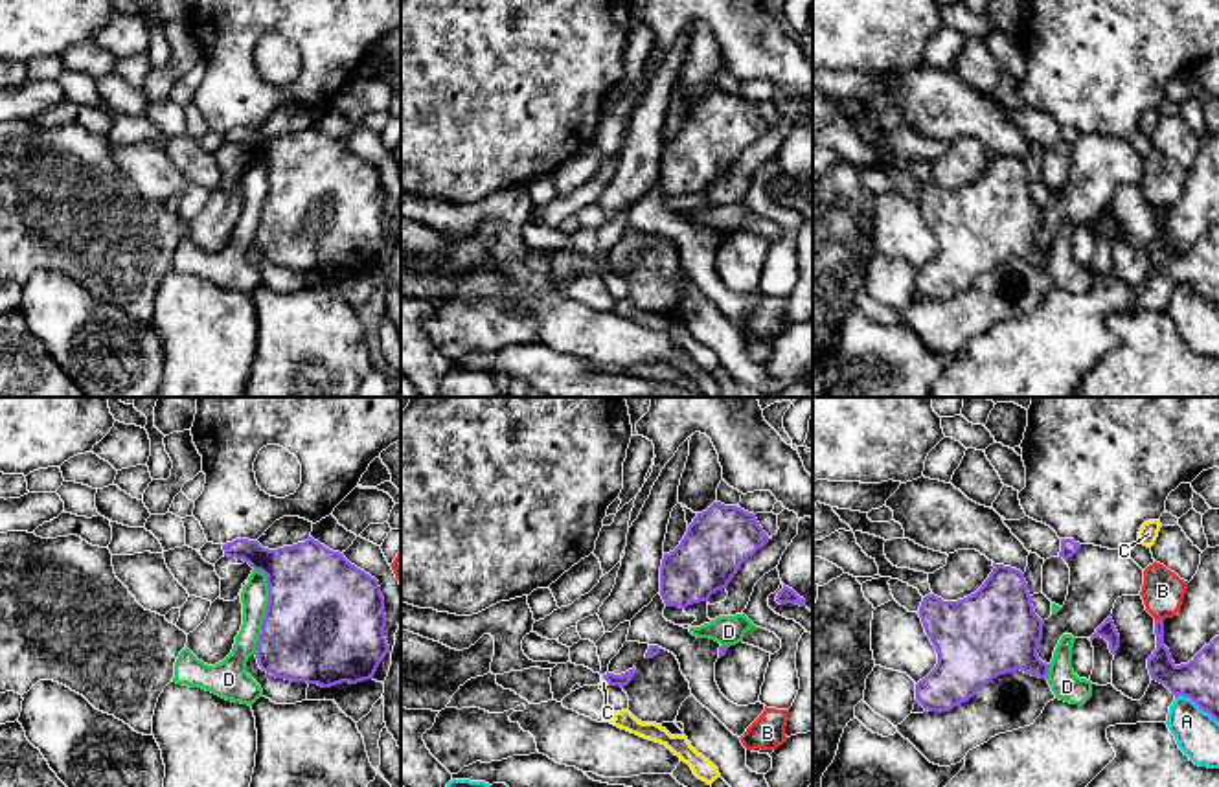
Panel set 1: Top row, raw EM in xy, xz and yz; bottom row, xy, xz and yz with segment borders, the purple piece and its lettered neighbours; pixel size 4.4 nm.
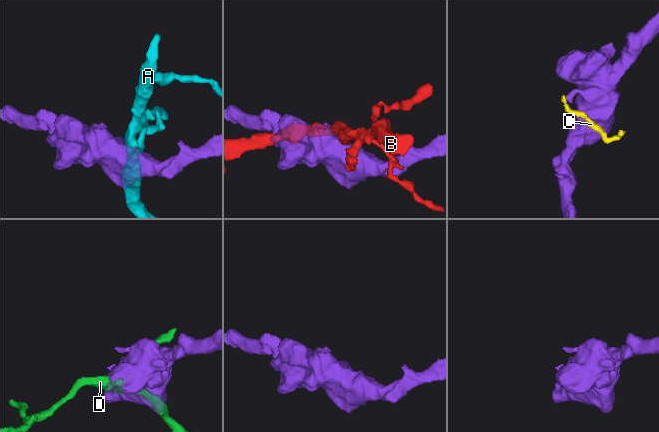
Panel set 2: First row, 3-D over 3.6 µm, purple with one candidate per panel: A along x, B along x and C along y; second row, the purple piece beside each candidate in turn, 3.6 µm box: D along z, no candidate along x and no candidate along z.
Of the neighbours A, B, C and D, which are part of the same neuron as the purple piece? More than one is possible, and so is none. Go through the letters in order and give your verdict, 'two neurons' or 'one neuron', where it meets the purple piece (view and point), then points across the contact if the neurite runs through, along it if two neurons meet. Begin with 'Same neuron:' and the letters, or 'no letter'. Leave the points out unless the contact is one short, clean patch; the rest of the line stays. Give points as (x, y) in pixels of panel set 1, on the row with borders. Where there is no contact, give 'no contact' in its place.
Same neuron: no letter
A: two neurons; contact yz (1197, 705)
B: two neurons; contact yz (1159, 620)
C: two neurons; contact xz (605, 679); border xz (602, 677), (609, 684)
D: two neurons; contact xy (265, 611)

